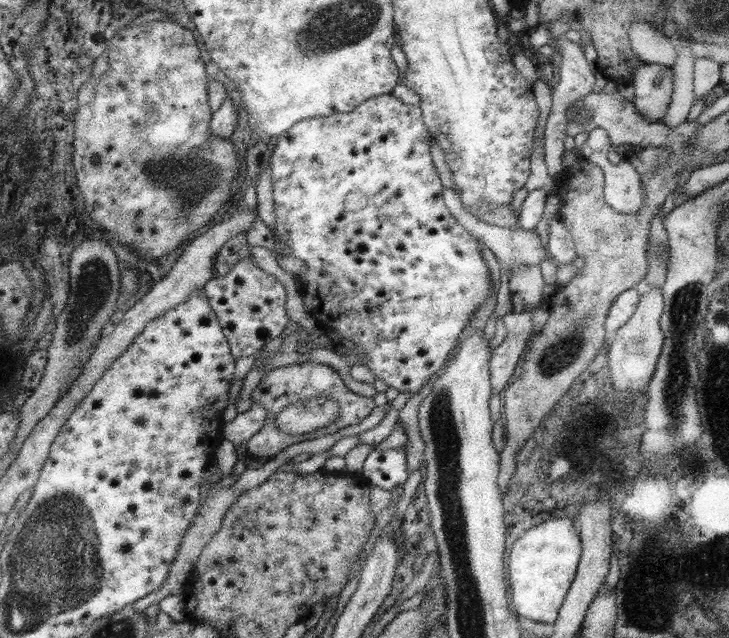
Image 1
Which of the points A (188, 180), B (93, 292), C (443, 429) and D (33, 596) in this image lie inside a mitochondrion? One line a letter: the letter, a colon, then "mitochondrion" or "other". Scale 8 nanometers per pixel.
A: mitochondrion
B: mitochondrion
C: mitochondrion
D: mitochondrion

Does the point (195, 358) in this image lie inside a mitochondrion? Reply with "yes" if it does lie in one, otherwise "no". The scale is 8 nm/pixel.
no

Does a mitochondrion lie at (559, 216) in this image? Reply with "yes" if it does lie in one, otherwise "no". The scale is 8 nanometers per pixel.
no

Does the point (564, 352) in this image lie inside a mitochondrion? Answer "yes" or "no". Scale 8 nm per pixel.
yes

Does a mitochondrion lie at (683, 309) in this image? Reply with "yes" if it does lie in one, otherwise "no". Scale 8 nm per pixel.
yes

